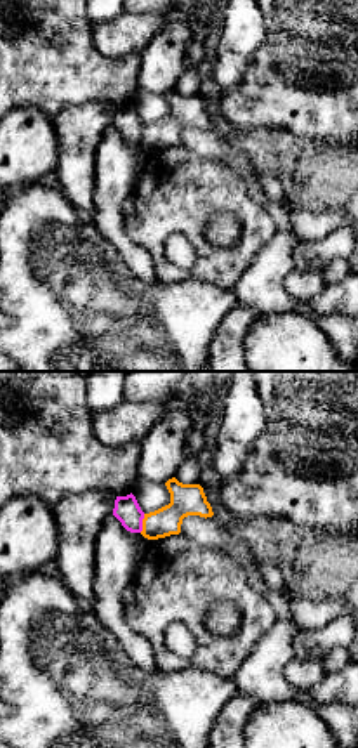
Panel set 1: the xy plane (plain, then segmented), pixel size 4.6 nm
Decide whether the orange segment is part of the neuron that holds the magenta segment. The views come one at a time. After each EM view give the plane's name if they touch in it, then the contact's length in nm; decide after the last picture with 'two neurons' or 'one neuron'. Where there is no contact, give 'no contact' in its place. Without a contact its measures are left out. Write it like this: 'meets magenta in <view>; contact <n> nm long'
meets magenta in xy; contact 90 nm long

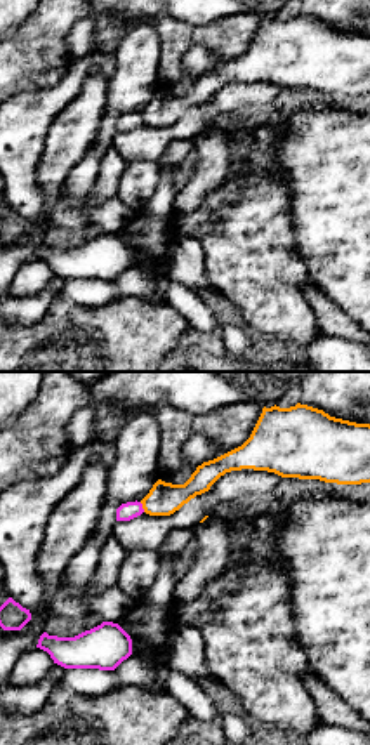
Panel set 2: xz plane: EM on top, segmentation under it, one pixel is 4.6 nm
meets magenta in xz; contact 50 nm long

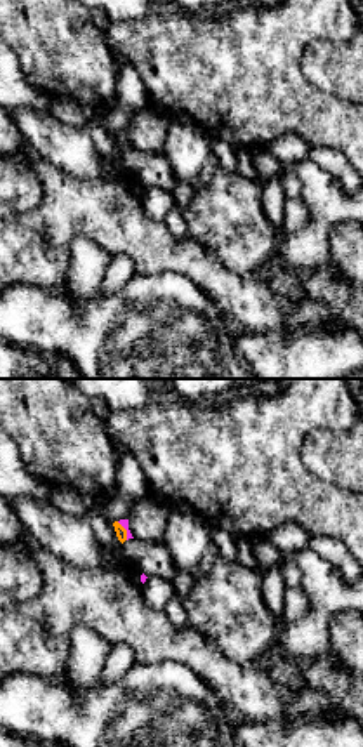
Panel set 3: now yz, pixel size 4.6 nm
meets magenta in yz; contact 100 nm long

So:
two neurons

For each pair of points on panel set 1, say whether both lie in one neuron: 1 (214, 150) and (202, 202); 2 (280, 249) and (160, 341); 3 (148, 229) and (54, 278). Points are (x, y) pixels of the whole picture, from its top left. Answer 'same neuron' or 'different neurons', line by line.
1: different neurons
2: different neurons
3: different neurons

